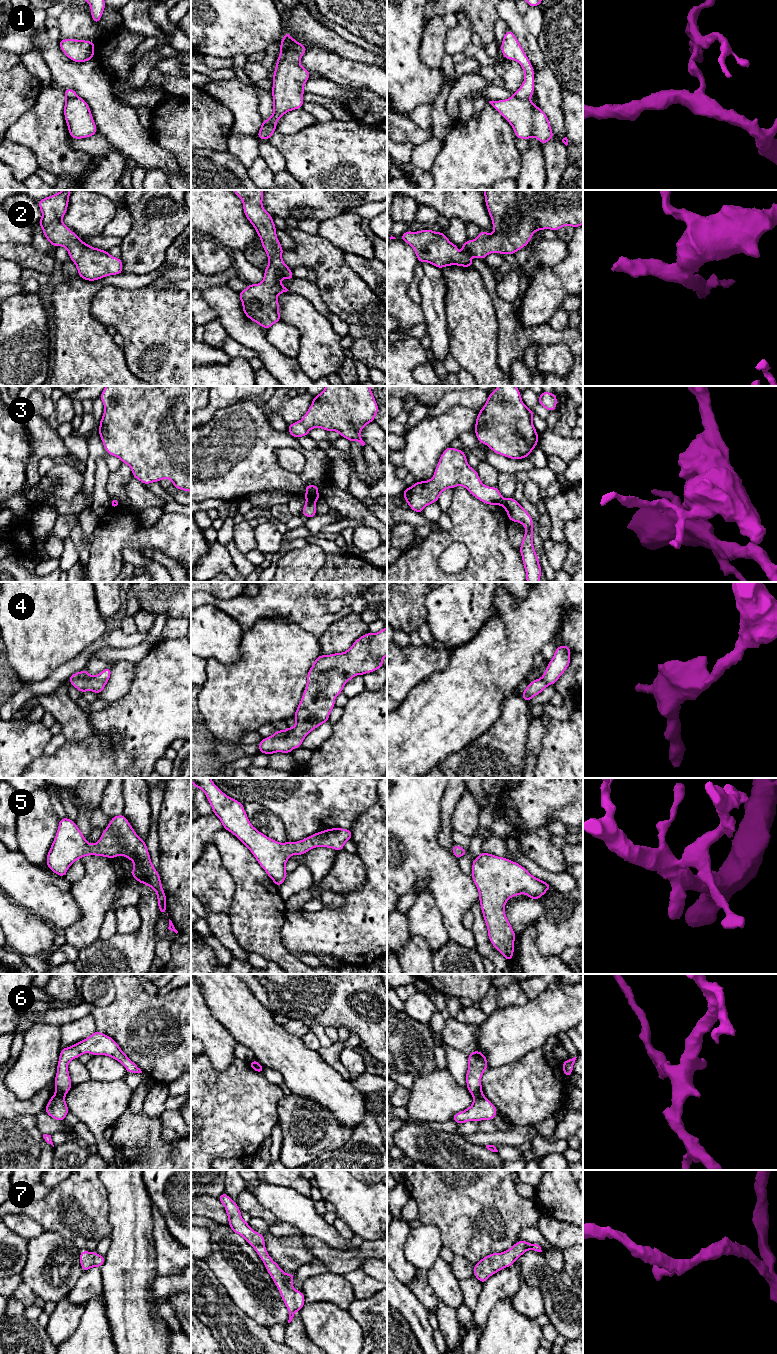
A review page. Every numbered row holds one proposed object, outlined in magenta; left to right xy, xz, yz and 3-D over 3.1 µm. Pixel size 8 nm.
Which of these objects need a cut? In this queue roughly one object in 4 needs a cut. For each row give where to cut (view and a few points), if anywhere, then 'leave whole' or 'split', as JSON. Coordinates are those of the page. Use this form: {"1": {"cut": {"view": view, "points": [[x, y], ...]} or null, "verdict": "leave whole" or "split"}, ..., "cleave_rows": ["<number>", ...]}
{"1": {"cut": {"view": "yz", "points": [[512, 95], [518, 98], [529, 99]]}, "verdict": "split"}, "2": {"cut": null, "verdict": "leave whole"}, "3": {"cut": {"view": "xz", "points": [[307, 501], [314, 503]]}, "verdict": "split"}, "4": {"cut": null, "verdict": "leave whole"}, "5": {"cut": null, "verdict": "leave whole"}, "6": {"cut": {"view": "xy", "points": [[55, 1093], [64, 1096]]}, "verdict": "split"}, "7": {"cut": null, "verdict": "leave whole"}, "cleave_rows": ["1", "3", "6"]}

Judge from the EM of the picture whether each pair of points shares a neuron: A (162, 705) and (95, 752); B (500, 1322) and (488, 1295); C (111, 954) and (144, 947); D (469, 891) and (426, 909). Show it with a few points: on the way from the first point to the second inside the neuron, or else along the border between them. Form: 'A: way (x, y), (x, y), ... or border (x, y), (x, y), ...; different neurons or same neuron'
A: way (148, 723), (148, 726), (118, 756), (113, 756); same neuron
B: border (512, 1296), (504, 1298), (493, 1307), (484, 1328); different neurons
C: way (119, 954), (134, 954), (136, 952); same neuron
D: border (425, 888), (432, 894), (445, 927); different neurons

